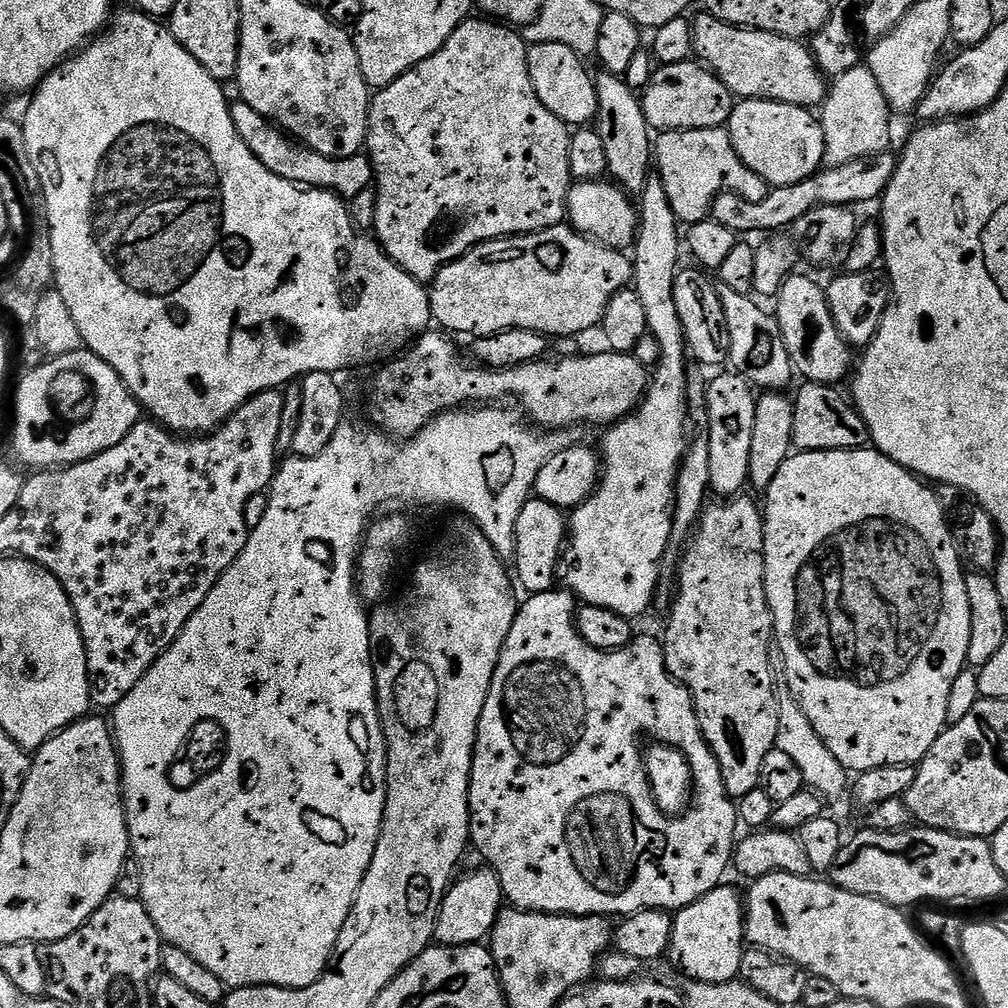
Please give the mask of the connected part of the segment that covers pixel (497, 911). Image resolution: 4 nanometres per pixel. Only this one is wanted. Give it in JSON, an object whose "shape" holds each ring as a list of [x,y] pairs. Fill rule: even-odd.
{"shape":[[[479,866],[469,876],[455,881],[444,895],[440,913],[436,919],[437,945],[445,948],[457,948],[467,944],[479,944],[487,941],[492,935],[492,927],[500,917],[502,905],[505,903],[504,891],[500,880],[492,873],[491,868]]]}

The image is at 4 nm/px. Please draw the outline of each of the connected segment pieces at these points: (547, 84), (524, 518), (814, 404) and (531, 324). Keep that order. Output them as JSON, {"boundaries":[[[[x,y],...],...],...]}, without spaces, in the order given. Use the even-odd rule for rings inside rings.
{"boundaries":[[[[534,44],[528,49],[530,78],[542,106],[569,126],[591,125],[598,110],[596,81],[593,73],[584,69],[583,62],[582,56],[566,45]]],[[[530,498],[526,506],[522,506],[522,514],[518,514],[516,523],[516,559],[514,561],[516,572],[514,568],[514,576],[519,587],[525,588],[525,593],[553,591],[552,579],[554,581],[557,579],[558,565],[566,547],[566,537],[569,531],[570,524],[565,513],[550,502]]],[[[801,383],[800,393],[794,396],[794,438],[793,445],[802,452],[833,452],[834,450],[850,450],[862,448],[869,443],[868,427],[860,411],[847,395],[839,391],[839,387],[830,384]]],[[[567,223],[555,224],[541,232],[488,240],[447,264],[431,281],[428,297],[433,321],[449,333],[465,332],[469,338],[489,337],[504,328],[534,330],[549,338],[579,337],[579,332],[588,332],[595,324],[597,327],[603,321],[610,298],[633,283],[632,260],[624,255],[623,251],[593,240]]]]}

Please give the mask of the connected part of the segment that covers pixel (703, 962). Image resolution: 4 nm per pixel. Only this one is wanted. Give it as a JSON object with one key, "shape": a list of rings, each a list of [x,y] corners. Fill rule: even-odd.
{"shape":[[[721,886],[679,909],[672,921],[670,956],[688,978],[707,984],[728,984],[740,975],[740,963],[746,947],[744,934],[745,901],[732,888]]]}

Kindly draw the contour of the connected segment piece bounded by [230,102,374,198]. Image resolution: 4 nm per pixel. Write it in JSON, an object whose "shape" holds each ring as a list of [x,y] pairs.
{"shape":[[[236,102],[230,108],[234,118],[234,126],[250,146],[250,150],[270,170],[279,176],[285,176],[287,180],[292,180],[298,185],[310,188],[324,188],[328,192],[335,192],[341,198],[351,198],[360,191],[371,189],[374,184],[372,174],[372,161],[367,155],[357,154],[355,156],[323,156],[314,149],[309,148],[307,144],[300,143],[299,140],[288,135],[287,132],[276,127],[272,121],[267,120],[254,106],[243,102]]]}

